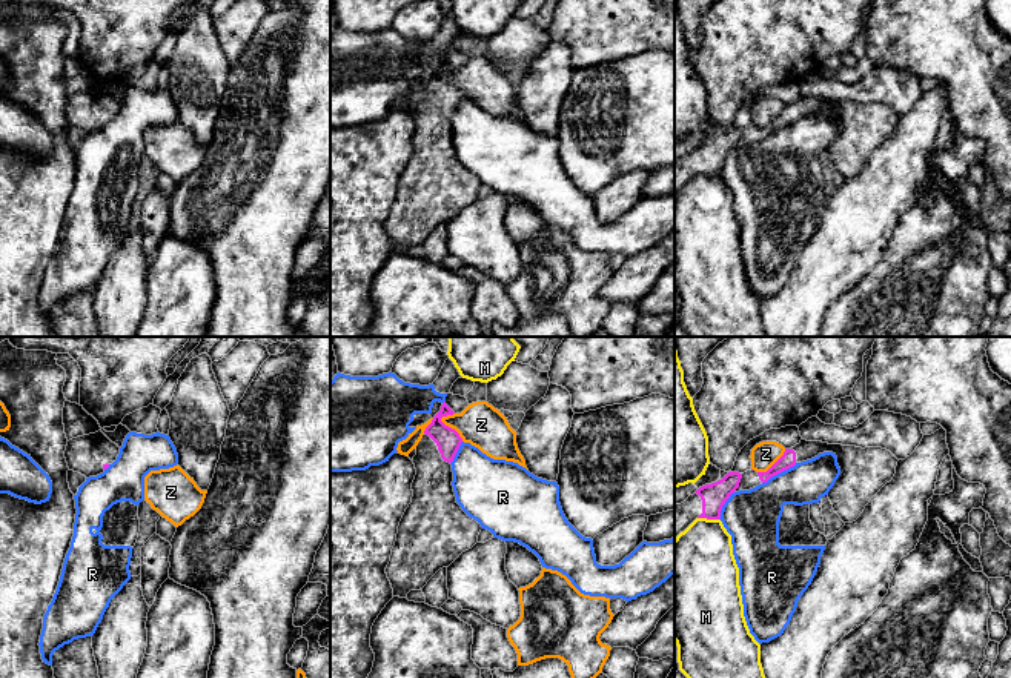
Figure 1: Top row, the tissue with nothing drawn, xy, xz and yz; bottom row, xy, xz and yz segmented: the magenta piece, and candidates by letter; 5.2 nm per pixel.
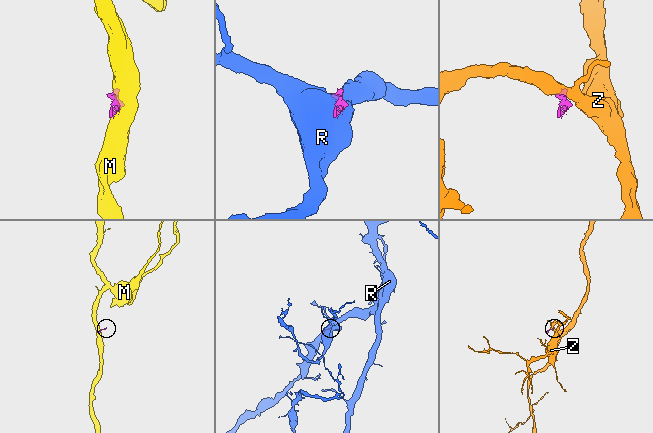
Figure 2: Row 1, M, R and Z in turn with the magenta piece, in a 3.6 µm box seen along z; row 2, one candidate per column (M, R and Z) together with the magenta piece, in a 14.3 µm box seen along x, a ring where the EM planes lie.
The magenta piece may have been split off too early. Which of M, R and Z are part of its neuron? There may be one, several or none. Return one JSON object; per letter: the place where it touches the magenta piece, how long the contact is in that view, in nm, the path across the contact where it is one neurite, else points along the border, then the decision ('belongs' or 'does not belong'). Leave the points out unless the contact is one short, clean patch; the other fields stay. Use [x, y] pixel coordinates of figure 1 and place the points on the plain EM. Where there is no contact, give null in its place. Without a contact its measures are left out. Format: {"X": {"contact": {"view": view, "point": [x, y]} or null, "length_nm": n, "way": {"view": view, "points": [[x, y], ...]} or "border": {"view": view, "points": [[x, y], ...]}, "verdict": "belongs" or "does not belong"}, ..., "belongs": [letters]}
{"M": {"contact": {"view": "yz", "point": [709, 174]}, "length_nm": 110, "border": {"view": "yz", "points": [[698, 172], [718, 176]]}, "verdict": "does not belong"}, "R": {"contact": {"view": "yz", "point": [779, 128]}, "length_nm": 220, "verdict": "does not belong"}, "Z": {"contact": {"view": "xz", "point": [450, 83]}, "length_nm": 170, "border": {"view": "xz", "points": [[443, 71], [441, 76], [463, 96]]}, "verdict": "does not belong"}, "belongs": []}

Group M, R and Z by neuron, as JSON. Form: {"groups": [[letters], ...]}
{"groups": [["M"], ["R"], ["Z"]]}

